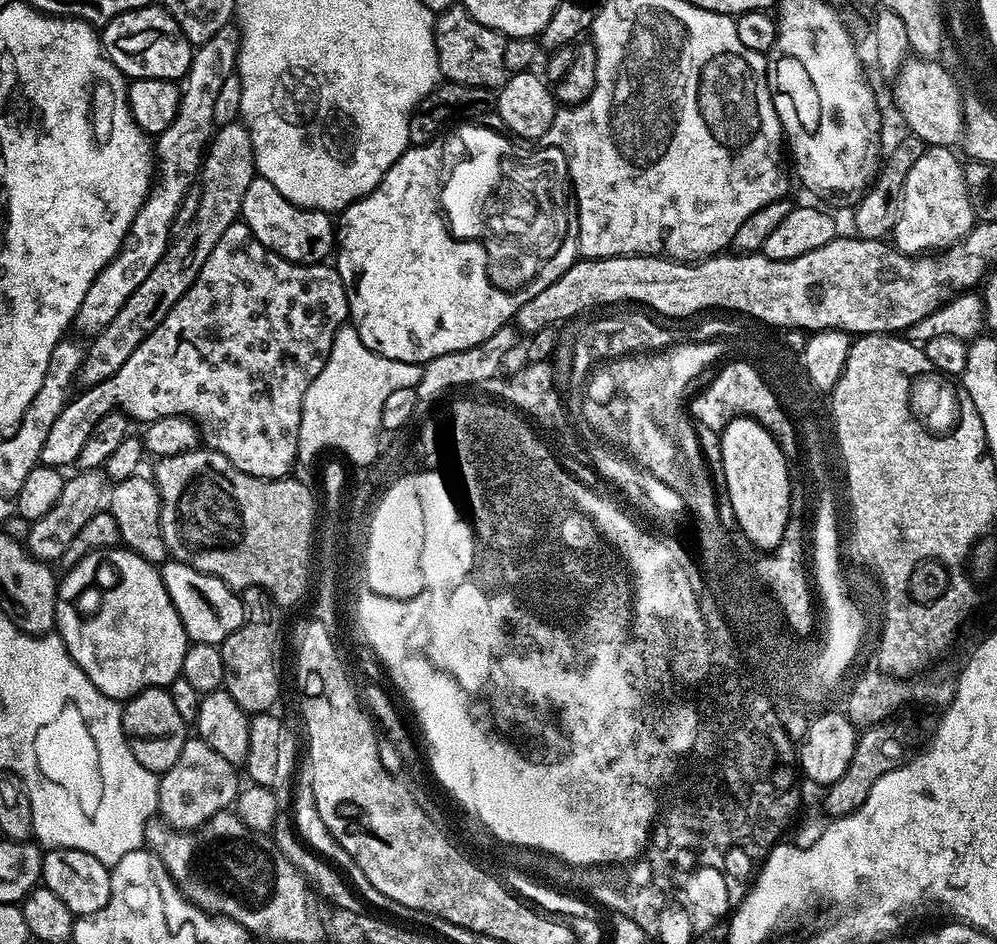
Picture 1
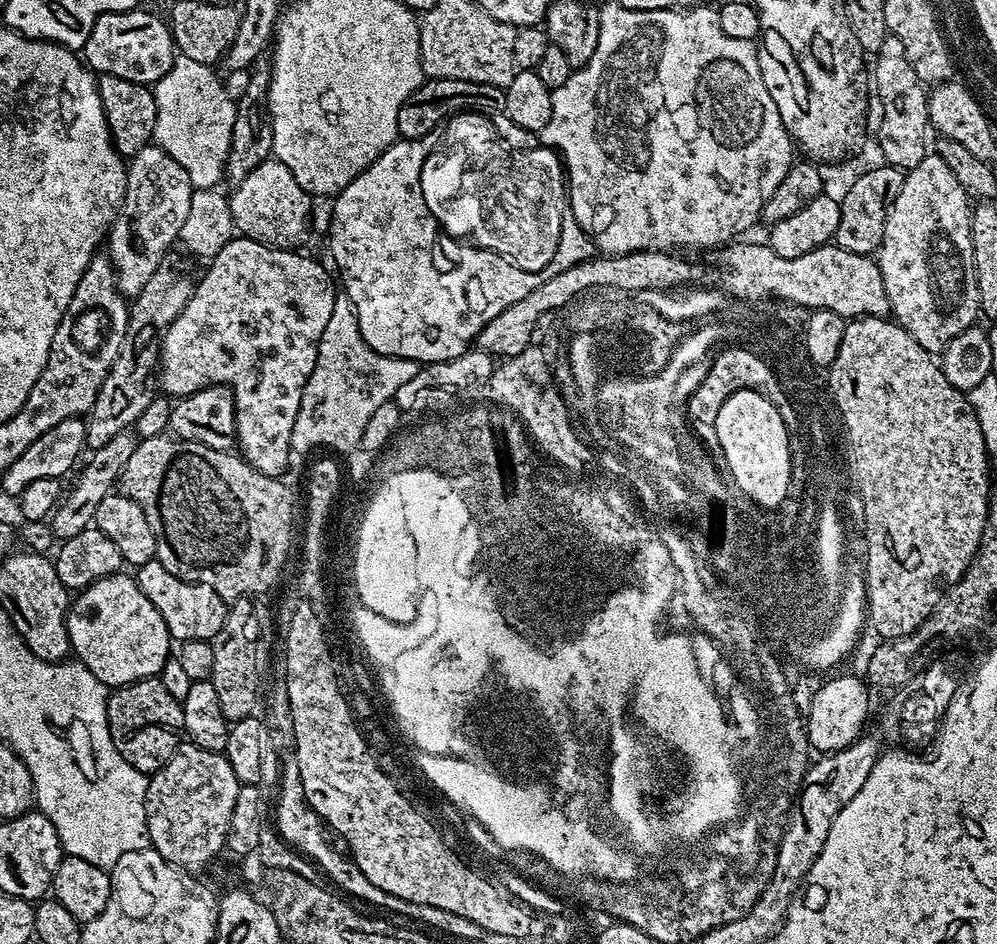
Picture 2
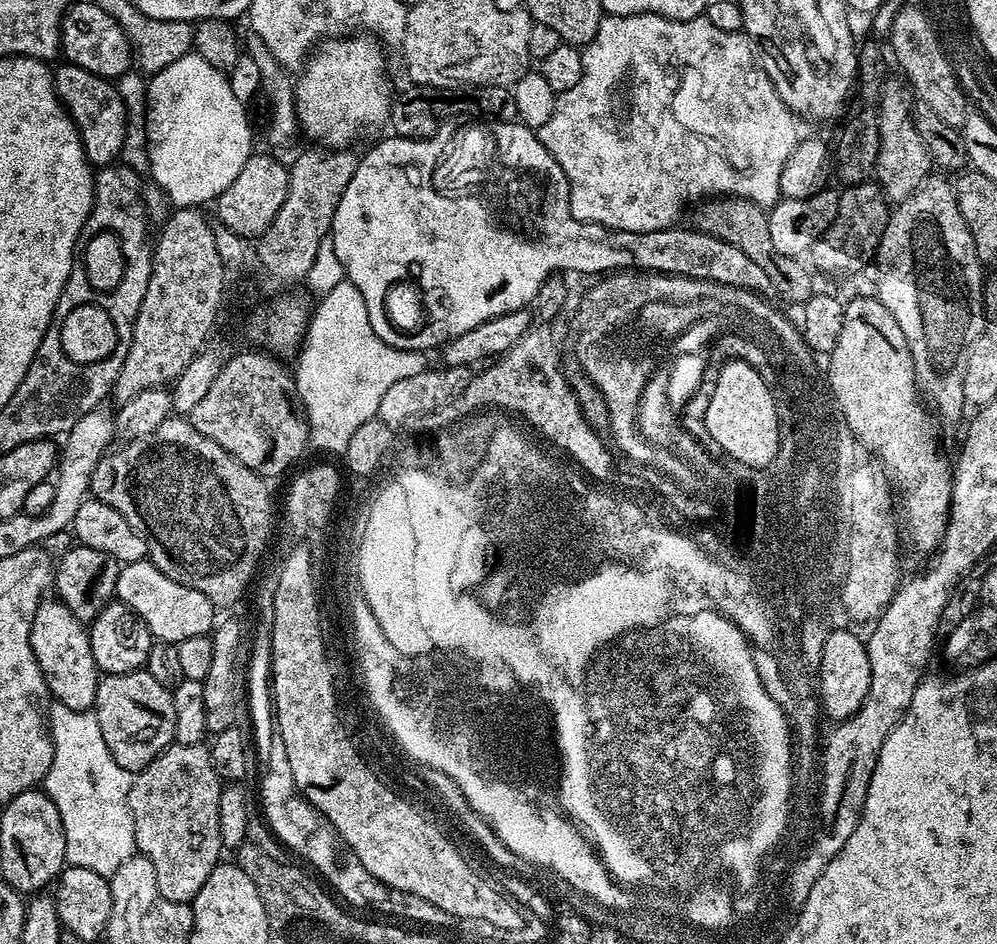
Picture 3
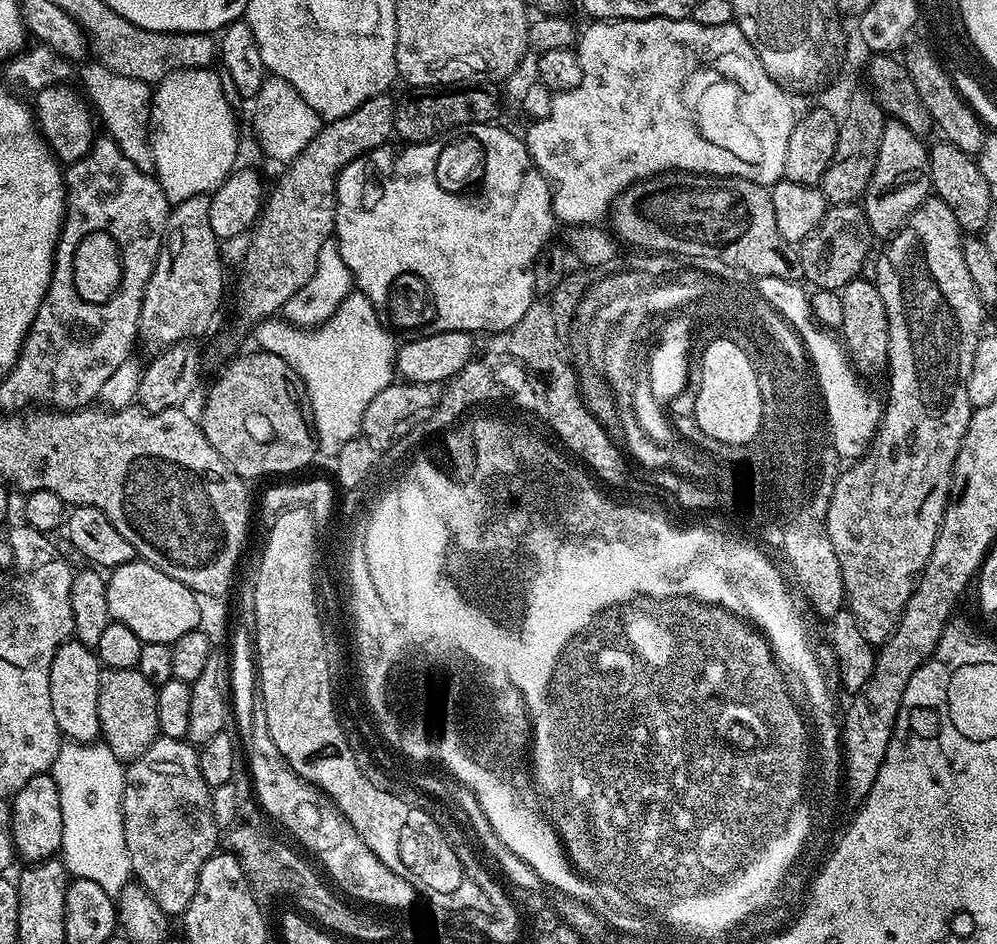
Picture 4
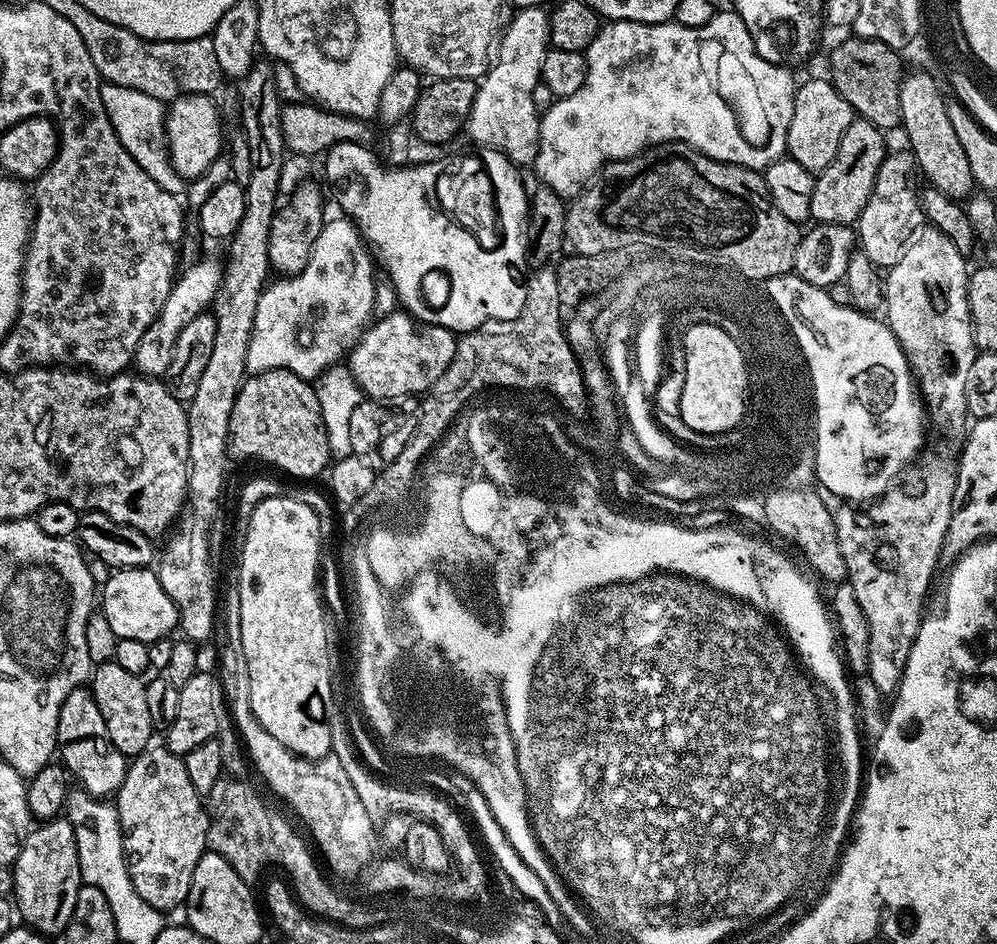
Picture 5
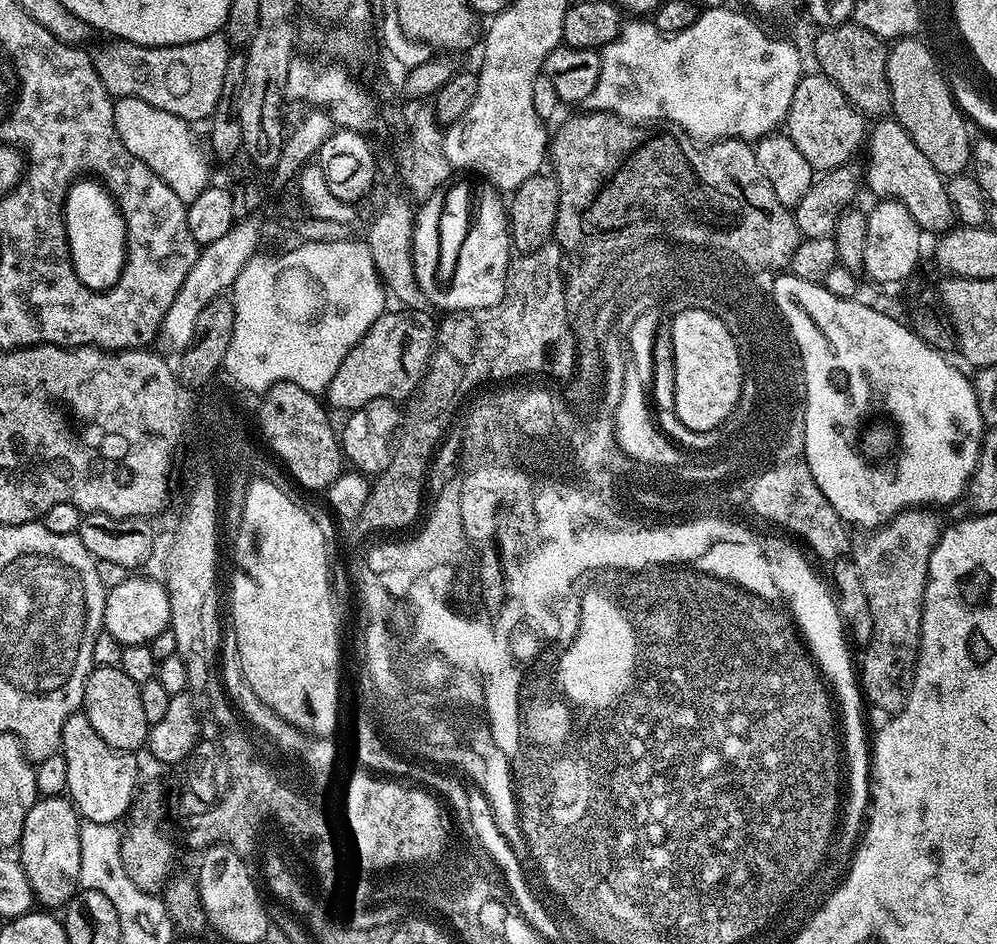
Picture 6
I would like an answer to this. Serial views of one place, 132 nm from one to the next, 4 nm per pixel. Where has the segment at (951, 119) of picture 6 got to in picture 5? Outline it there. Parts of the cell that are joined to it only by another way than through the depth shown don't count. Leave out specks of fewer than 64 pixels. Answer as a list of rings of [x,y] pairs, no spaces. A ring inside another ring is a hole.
[[[928,70],[909,71],[900,82],[900,128],[908,135],[907,147],[916,159],[919,175],[931,187],[952,200],[967,201],[973,195],[974,181],[970,174],[970,161],[958,142],[950,114],[946,114],[948,100],[936,85],[937,77]]]

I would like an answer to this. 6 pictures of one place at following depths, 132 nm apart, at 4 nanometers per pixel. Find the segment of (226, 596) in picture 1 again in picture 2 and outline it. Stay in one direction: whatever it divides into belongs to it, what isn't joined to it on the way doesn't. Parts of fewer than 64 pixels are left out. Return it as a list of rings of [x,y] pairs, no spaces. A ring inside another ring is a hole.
[[[157,559],[139,565],[134,575],[142,594],[146,594],[146,598],[150,598],[158,614],[162,614],[168,627],[169,637],[173,641],[207,640],[211,642],[216,639],[216,635],[222,630],[225,618],[228,617],[230,608],[210,586],[195,584],[184,580],[181,576],[170,574],[170,570],[166,570],[166,566],[162,566]]]

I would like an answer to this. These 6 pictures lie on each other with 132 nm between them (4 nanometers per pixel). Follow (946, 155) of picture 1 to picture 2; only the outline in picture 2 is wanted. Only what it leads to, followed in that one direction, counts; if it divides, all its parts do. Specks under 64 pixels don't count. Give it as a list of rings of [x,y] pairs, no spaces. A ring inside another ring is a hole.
[[[929,154],[922,158],[922,162],[918,162],[918,166],[907,169],[902,182],[902,190],[898,190],[898,198],[894,198],[894,206],[890,206],[890,214],[886,214],[886,230],[882,234],[882,242],[878,249],[878,263],[891,315],[900,327],[906,329],[910,338],[914,338],[914,342],[918,342],[918,346],[922,346],[927,352],[933,354],[943,353],[944,347],[958,334],[962,334],[962,330],[973,327],[977,323],[976,316],[981,315],[978,282],[976,281],[976,271],[972,261],[972,243],[970,242],[972,210],[973,205],[969,201],[966,190],[962,190],[962,185],[958,182],[958,178],[954,178],[950,166],[946,166],[946,162],[942,162],[940,156]]]

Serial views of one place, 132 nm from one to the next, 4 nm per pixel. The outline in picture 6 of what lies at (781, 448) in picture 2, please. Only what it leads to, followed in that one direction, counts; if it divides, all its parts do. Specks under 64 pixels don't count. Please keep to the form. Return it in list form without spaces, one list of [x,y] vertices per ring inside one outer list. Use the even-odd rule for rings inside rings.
[[[688,308],[678,321],[670,322],[673,338],[677,388],[674,390],[674,416],[690,431],[702,434],[724,416],[742,390],[743,364],[730,330],[714,314]]]

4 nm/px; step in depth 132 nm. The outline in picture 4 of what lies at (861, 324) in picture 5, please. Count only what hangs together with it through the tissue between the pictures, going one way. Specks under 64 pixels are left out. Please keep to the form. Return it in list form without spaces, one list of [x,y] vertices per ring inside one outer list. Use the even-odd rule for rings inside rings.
[[[761,276],[758,289],[761,298],[776,312],[783,316],[793,331],[803,341],[808,359],[814,369],[814,375],[823,397],[823,408],[826,413],[826,424],[830,429],[830,439],[840,458],[848,462],[855,461],[868,451],[876,439],[876,429],[880,426],[882,400],[874,393],[868,392],[863,384],[861,373],[857,372],[839,339],[831,331],[821,327],[813,316],[809,293],[804,293],[805,285],[796,280],[783,280],[773,276]],[[801,284],[801,285],[800,285]],[[804,287],[804,288],[803,288]]]

